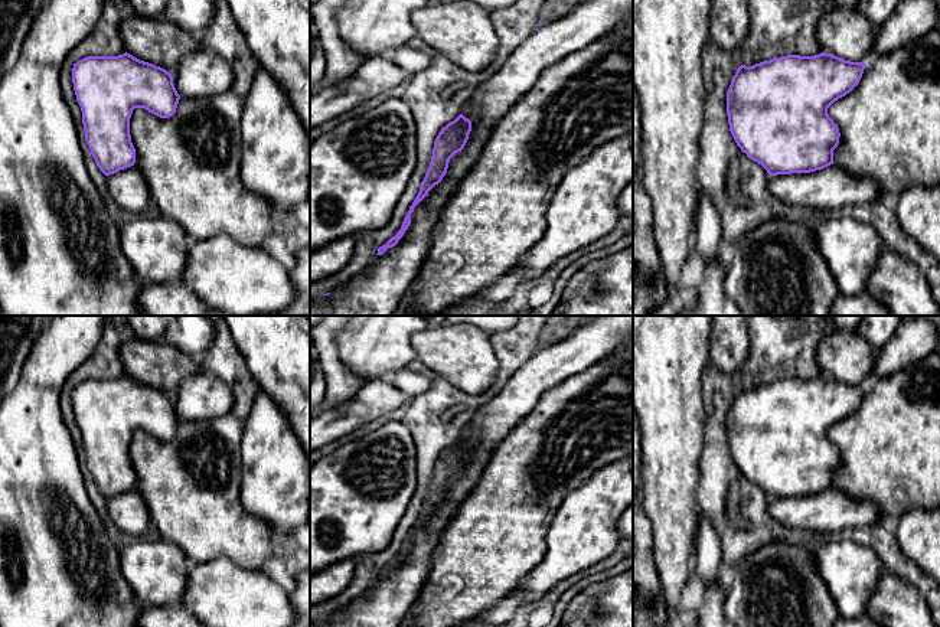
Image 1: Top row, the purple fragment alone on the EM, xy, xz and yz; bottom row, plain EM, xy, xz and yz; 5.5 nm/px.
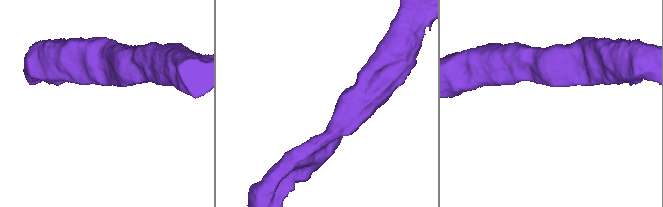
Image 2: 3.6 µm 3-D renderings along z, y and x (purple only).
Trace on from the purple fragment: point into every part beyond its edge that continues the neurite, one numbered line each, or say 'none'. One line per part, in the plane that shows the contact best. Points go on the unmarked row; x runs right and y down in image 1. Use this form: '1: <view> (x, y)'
1: xz (387, 603)

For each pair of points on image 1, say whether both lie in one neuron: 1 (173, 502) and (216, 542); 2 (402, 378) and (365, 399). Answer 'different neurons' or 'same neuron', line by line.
1: same neuron
2: different neurons

